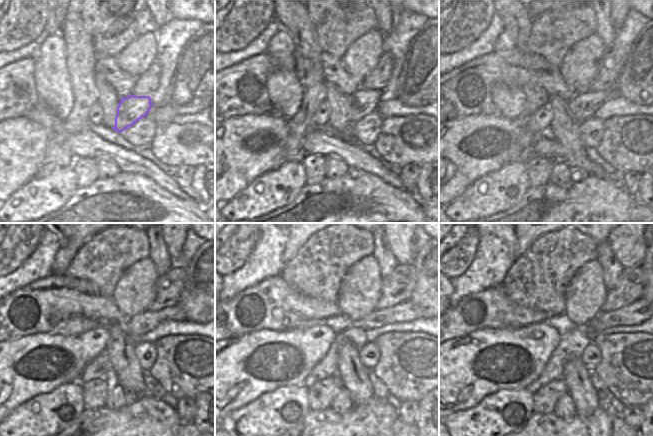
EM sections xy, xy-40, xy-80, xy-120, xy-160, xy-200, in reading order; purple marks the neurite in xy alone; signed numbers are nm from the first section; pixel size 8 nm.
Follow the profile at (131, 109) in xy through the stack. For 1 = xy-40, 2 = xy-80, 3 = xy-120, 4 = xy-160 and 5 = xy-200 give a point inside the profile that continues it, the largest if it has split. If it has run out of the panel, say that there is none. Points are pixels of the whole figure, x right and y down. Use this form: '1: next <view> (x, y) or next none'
1: next xy-40 (362, 103)
2: next xy-80 (583, 105)
3: next xy-120 (136, 326)
4: next xy-160 (406, 311)
5: next xy-200 (640, 310)

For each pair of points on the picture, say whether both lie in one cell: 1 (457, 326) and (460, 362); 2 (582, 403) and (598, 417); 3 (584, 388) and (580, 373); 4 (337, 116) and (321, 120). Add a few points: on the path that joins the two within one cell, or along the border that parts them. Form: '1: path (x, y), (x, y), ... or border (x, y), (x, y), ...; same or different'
1: border (480, 328), (459, 337), (452, 337), (449, 340); different
2: border (598, 407), (587, 417), (575, 415); different
3: path (583, 384), (582, 377); same
4: border (324, 102), (328, 107), (327, 127); different

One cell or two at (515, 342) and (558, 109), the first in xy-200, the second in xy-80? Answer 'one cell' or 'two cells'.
two cells

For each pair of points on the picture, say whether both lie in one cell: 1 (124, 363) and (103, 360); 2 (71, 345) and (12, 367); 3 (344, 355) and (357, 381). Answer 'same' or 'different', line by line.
1: different
2: same
3: same

